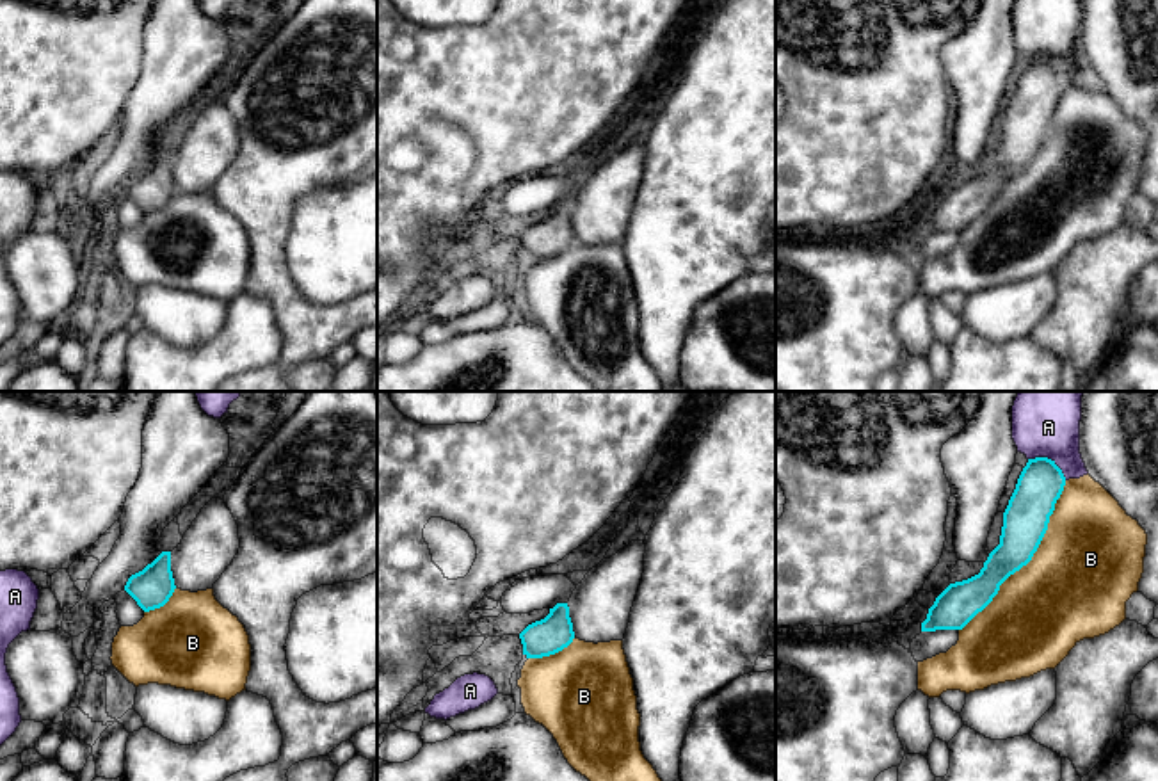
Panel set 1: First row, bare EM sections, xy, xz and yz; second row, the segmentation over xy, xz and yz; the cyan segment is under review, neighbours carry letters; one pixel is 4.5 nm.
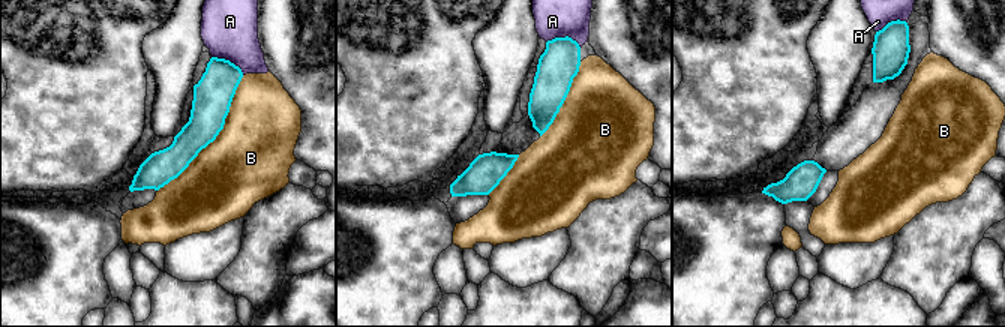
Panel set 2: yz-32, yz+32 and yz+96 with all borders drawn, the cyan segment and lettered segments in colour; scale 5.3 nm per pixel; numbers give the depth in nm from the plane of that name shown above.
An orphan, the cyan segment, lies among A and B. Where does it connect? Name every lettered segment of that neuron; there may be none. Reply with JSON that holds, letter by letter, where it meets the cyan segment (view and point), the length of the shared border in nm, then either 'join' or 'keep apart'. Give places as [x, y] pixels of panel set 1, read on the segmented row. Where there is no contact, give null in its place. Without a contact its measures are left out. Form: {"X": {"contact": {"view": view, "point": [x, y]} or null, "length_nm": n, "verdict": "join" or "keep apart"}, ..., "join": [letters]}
{"A": {"contact": {"view": "yz", "point": [1050, 459]}, "length_nm": 200, "verdict": "keep apart"}, "B": {"contact": {"view": "yz", "point": [1030, 559]}, "length_nm": 850, "verdict": "keep apart"}, "join": []}

